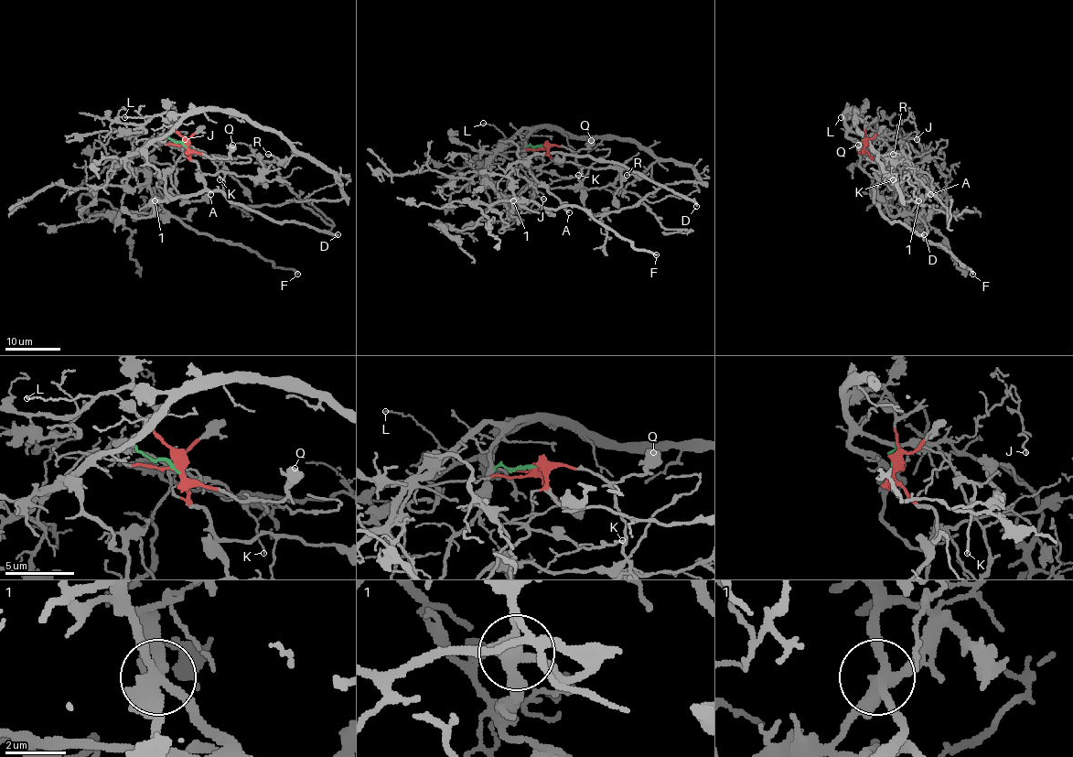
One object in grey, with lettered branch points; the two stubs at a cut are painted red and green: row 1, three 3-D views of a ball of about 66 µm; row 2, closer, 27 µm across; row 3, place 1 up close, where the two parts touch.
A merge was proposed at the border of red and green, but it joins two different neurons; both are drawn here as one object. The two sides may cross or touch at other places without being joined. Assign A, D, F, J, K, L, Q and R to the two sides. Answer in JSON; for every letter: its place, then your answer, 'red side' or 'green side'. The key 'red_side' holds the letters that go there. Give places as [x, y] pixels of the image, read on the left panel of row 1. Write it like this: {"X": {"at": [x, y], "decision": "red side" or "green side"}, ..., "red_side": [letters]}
{"A": {"at": [210, 194], "decision": "red side"}, "D": {"at": [337, 234], "decision": "red side"}, "F": {"at": [297, 274], "decision": "green side"}, "J": {"at": [185, 139], "decision": "green side"}, "K": {"at": [219, 179], "decision": "green side"}, "L": {"at": [124, 117], "decision": "green side"}, "Q": {"at": [232, 145], "decision": "red side"}, "R": {"at": [268, 154], "decision": "green side"}, "red_side": ["A", "D", "Q"]}

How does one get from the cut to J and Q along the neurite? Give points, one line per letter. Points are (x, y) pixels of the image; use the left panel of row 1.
J: (184, 145), (163, 134), (168, 134), (176, 123), (173, 120), (177, 132), (186, 134), (184, 139)
Q: (186, 145), (210, 158), (227, 157), (232, 145)

